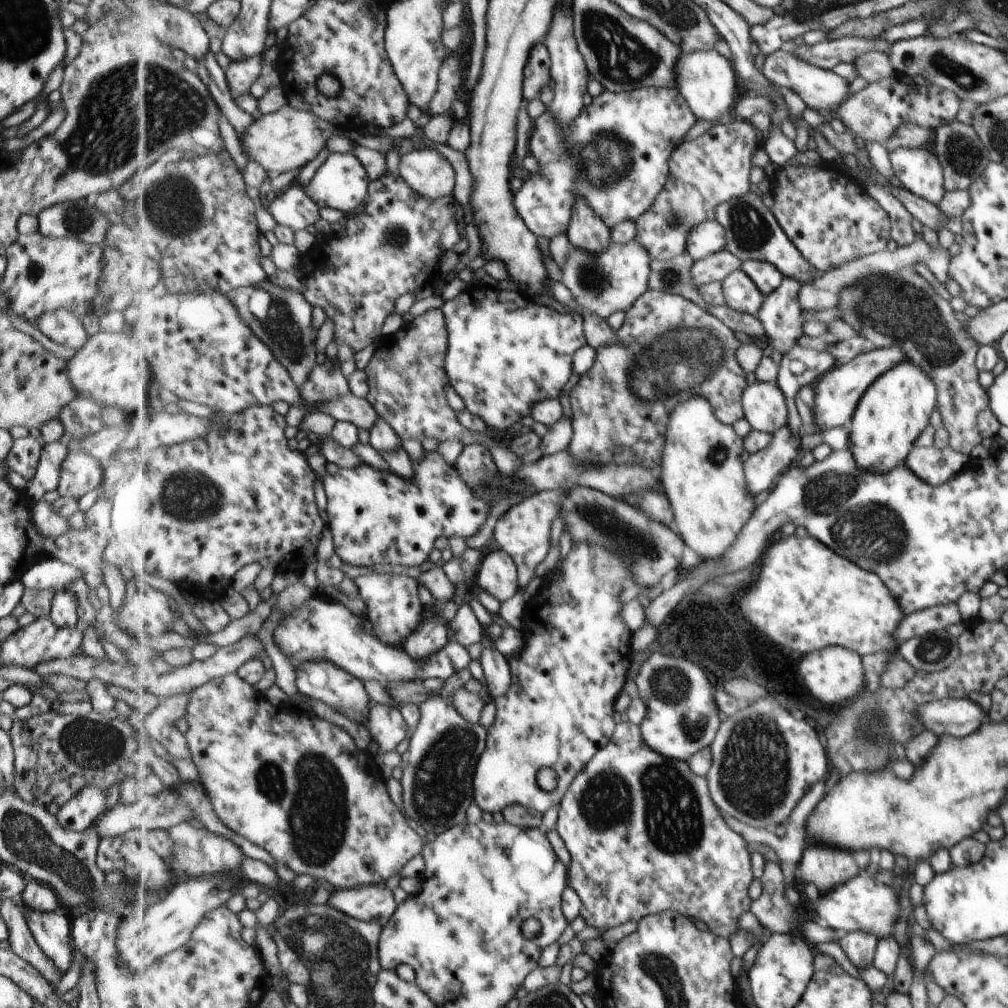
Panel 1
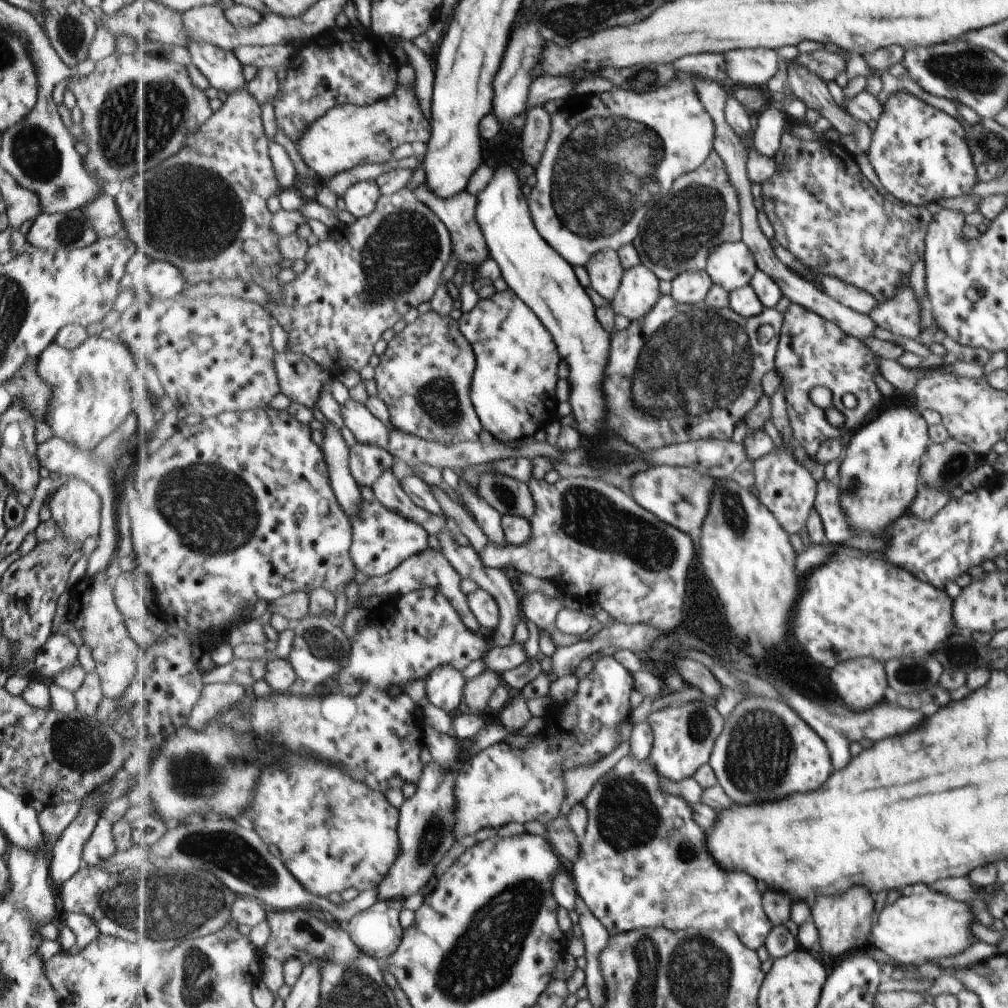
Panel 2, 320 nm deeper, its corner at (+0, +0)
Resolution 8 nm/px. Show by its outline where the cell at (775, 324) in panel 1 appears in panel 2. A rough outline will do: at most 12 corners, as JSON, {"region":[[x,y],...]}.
{"region":[[791,448],[753,462],[754,491],[785,531],[805,527],[816,482]]}

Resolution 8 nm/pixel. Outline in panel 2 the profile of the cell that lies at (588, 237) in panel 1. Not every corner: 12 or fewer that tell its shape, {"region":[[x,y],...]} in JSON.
{"region":[[615,250],[585,267],[592,289],[612,302],[625,270]]}

